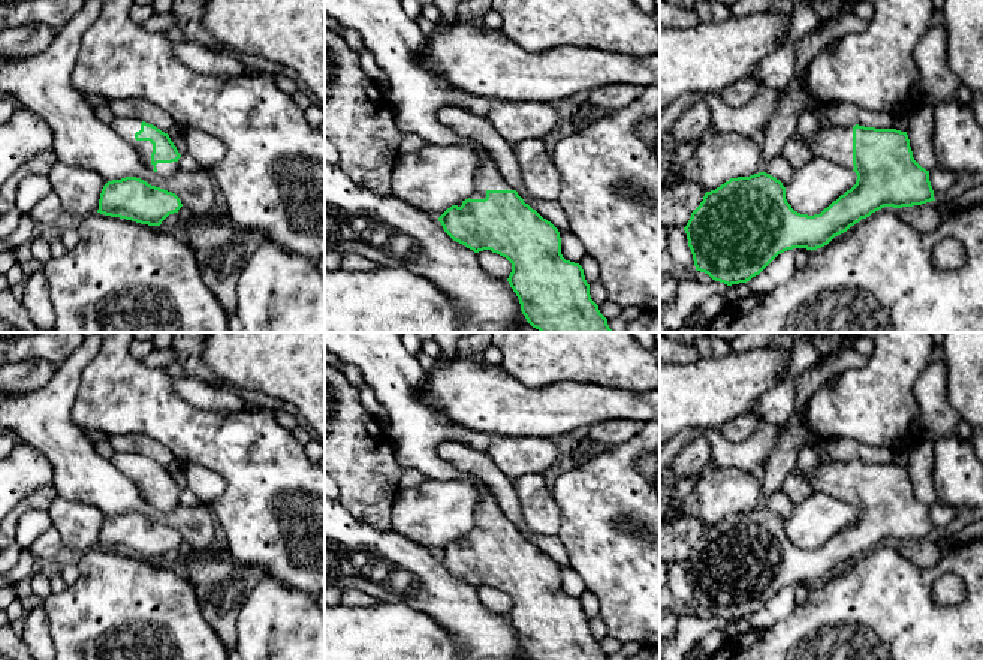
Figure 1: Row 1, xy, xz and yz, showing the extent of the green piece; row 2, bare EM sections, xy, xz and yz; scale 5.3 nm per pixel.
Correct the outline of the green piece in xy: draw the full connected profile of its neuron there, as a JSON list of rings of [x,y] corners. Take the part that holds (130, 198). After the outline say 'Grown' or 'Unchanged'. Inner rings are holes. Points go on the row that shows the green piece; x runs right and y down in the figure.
[[[136,177],[108,181],[100,193],[97,213],[160,226],[183,207],[180,198]]]. Unchanged

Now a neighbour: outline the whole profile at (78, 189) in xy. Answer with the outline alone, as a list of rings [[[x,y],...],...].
[[[57,162],[48,178],[61,202],[64,221],[75,223],[97,213],[106,184],[99,172]]]

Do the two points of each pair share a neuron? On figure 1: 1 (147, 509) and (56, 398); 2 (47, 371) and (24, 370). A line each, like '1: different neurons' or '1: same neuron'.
1: same neuron
2: same neuron

